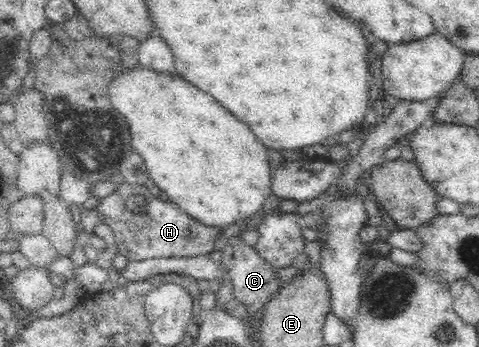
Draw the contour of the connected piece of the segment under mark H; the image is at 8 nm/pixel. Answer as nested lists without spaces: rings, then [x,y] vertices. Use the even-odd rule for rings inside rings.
[[[122,184],[120,190],[104,198],[104,200],[98,203],[97,207],[99,222],[106,222],[106,224],[110,226],[115,238],[118,253],[124,255],[129,262],[144,260],[145,258],[196,256],[197,254],[206,255],[214,250],[216,238],[218,238],[222,232],[226,232],[226,228],[228,228],[228,225],[222,227],[222,225],[207,225],[197,221],[188,216],[188,214],[182,212],[180,208],[177,208],[176,204],[169,201],[162,202],[158,196],[154,196],[154,194],[150,193],[150,190],[146,188],[145,184],[136,186]],[[139,193],[141,193],[149,203],[149,212],[146,215],[132,214],[126,209],[126,198],[131,196],[131,194]]]

